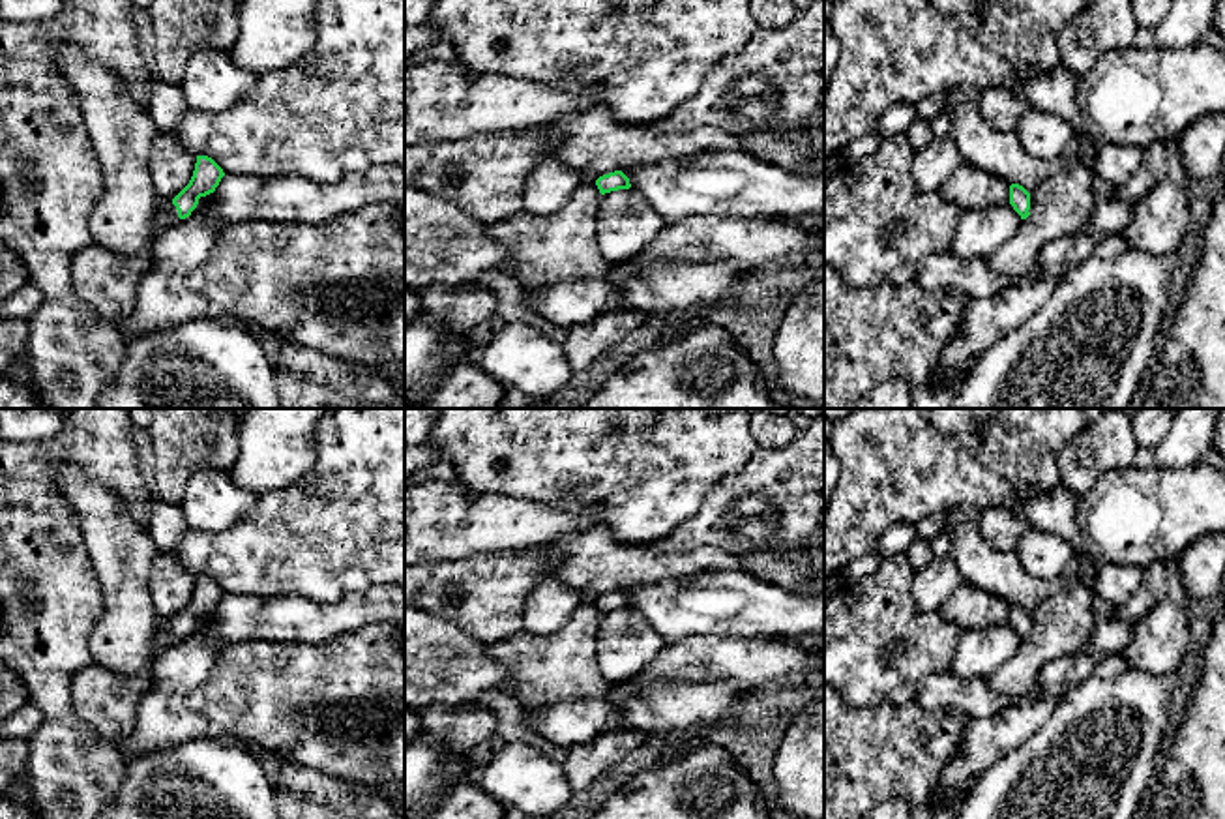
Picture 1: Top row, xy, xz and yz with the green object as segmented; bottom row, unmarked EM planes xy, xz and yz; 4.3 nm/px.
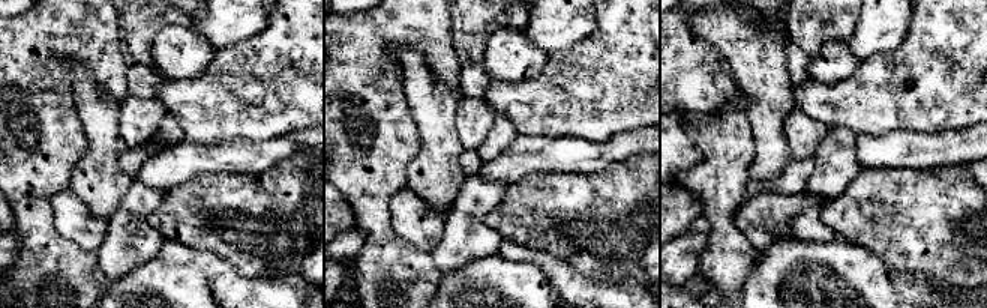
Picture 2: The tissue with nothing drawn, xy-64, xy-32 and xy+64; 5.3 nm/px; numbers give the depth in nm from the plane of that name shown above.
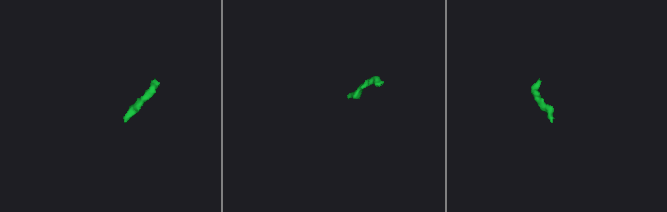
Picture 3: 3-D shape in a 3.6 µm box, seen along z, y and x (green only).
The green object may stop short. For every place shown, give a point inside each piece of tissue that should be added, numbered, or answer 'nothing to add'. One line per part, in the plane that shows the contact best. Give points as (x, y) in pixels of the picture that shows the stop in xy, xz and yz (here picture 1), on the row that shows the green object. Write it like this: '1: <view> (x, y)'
1: xy (162, 220)

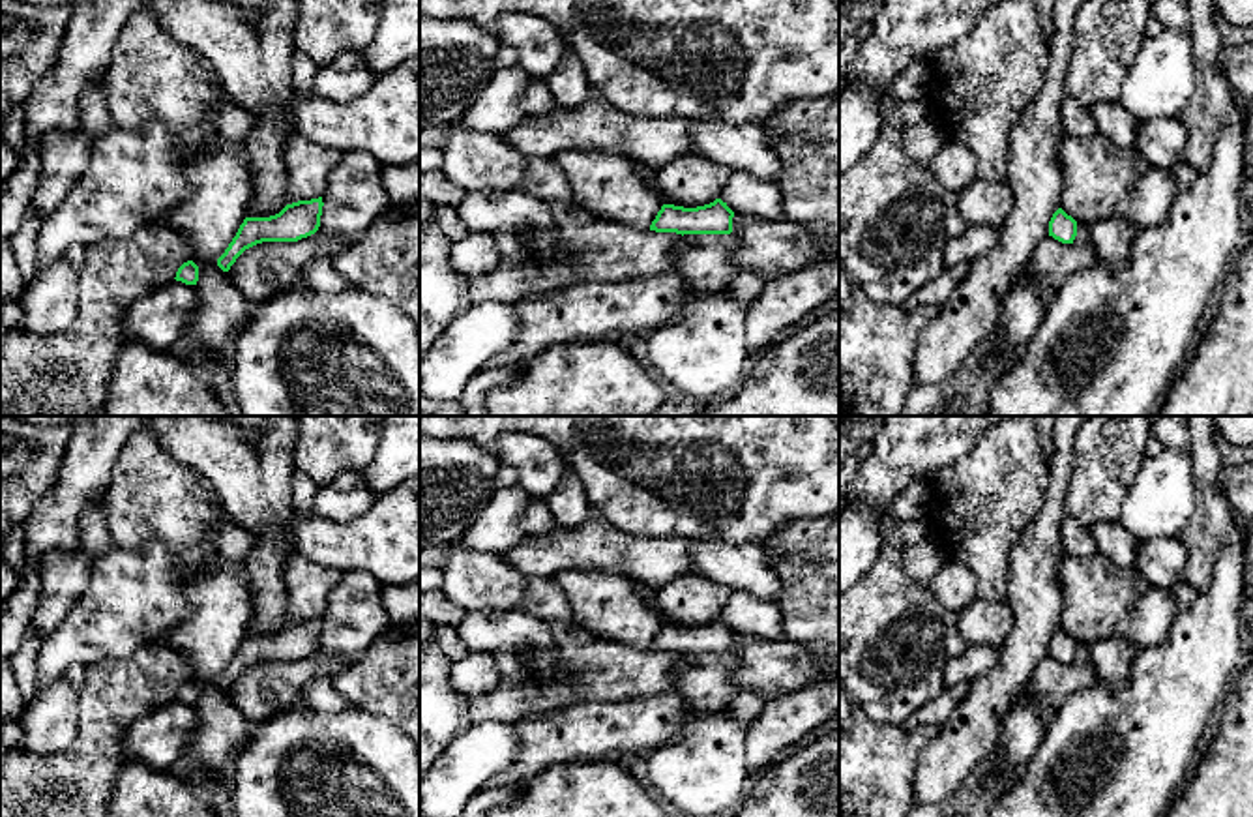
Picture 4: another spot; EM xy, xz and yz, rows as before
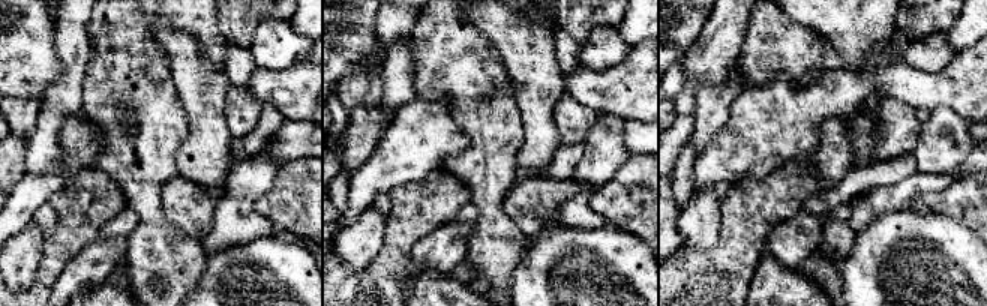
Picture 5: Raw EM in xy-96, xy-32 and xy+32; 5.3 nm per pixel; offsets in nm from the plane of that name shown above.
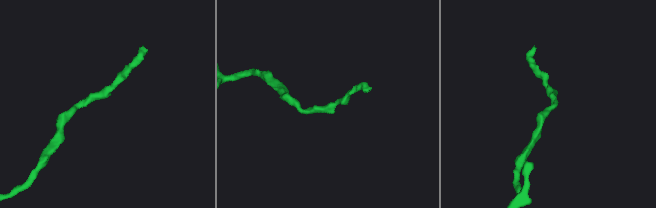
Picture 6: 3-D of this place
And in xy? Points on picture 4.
nothing to add

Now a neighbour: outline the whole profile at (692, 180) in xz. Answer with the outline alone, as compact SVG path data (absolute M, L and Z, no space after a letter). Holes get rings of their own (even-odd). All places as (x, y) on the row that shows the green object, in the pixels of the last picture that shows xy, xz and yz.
M682 156L657 172L661 195L678 206L697 208L721 197L730 169L702 156Z

